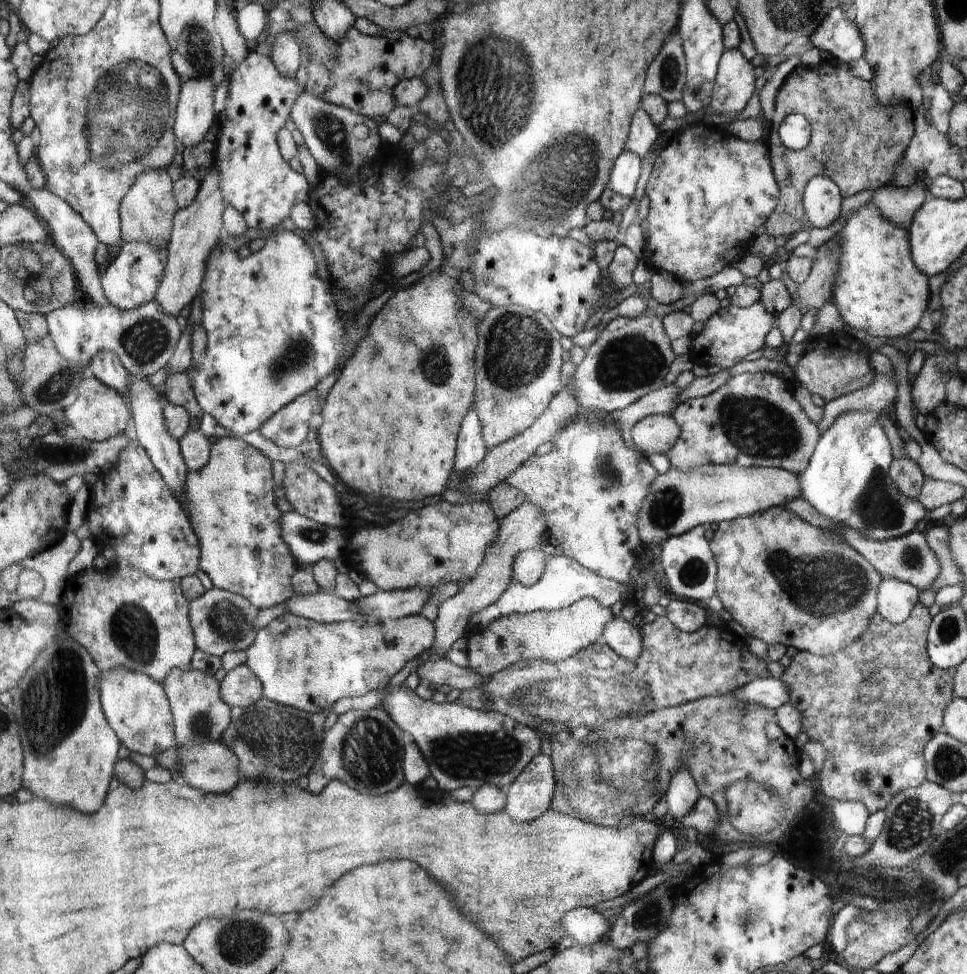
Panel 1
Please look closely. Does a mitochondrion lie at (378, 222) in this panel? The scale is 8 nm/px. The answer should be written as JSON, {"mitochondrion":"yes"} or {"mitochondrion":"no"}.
{"mitochondrion":"yes"}

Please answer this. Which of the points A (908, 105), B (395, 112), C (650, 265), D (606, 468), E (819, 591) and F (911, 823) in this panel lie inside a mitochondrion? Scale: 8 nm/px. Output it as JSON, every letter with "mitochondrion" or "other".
{"A":"other","B":"other","C":"other","D":"mitochondrion","E":"mitochondrion","F":"mitochondrion"}

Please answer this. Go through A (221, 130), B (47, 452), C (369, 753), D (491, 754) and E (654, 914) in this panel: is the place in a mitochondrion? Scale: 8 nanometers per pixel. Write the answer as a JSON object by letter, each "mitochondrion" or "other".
{"A":"other","B":"mitochondrion","C":"mitochondrion","D":"mitochondrion","E":"mitochondrion"}

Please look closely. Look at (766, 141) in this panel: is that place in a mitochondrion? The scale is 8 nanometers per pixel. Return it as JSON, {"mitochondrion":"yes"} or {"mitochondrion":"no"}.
{"mitochondrion":"no"}

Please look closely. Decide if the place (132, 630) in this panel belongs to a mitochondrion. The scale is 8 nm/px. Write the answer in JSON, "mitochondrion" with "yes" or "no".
{"mitochondrion":"yes"}

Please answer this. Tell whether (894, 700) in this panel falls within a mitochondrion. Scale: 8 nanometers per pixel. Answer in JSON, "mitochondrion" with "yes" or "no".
{"mitochondrion":"yes"}

